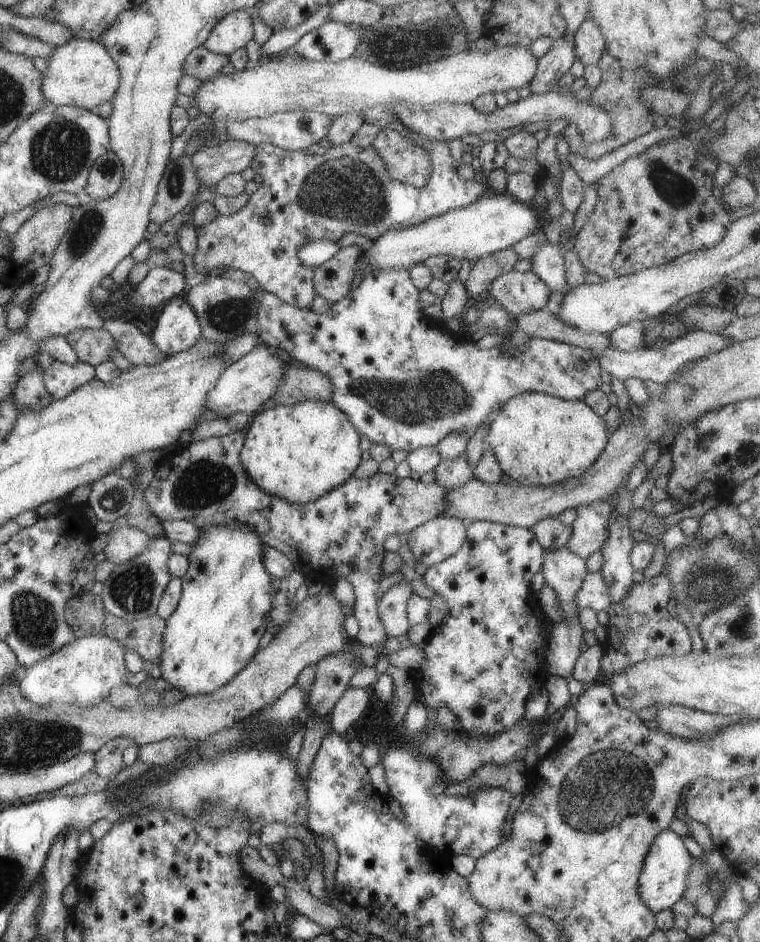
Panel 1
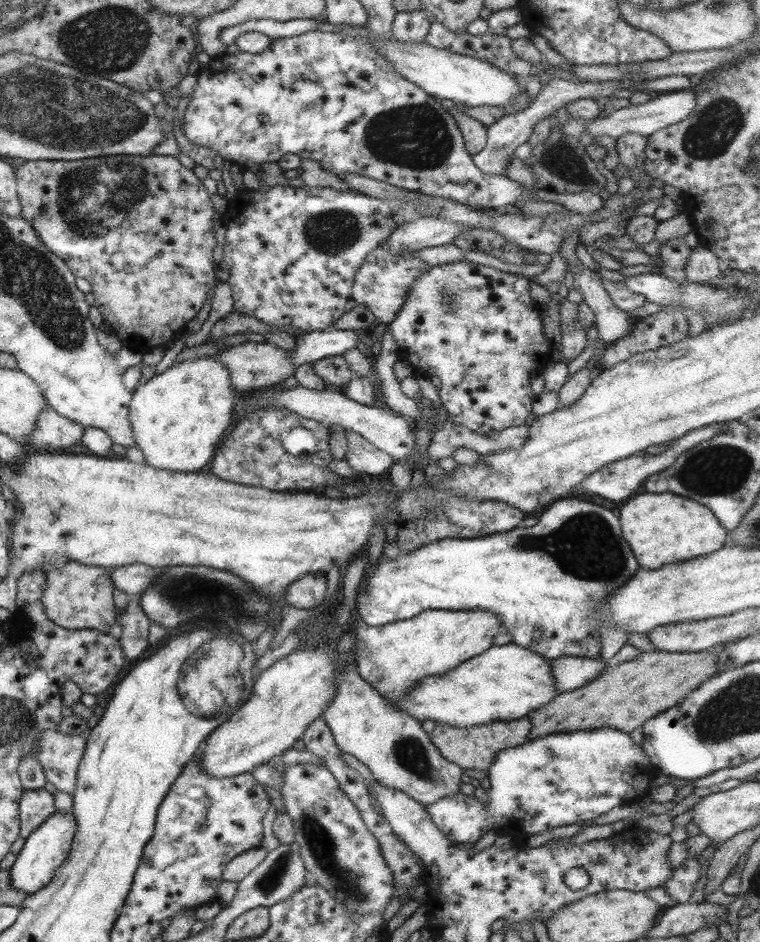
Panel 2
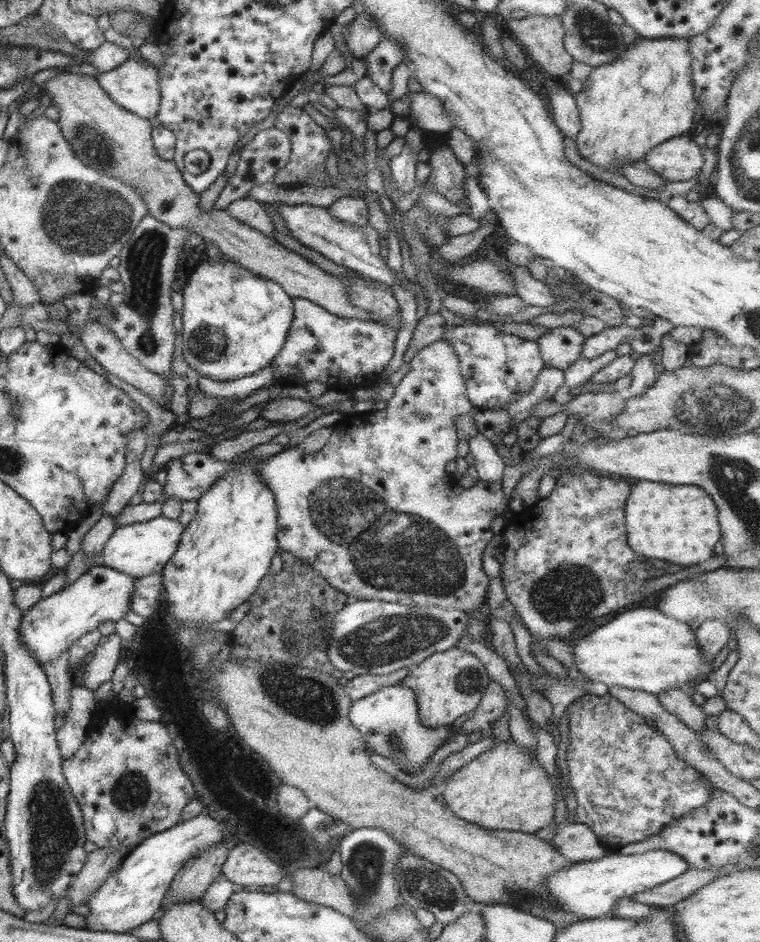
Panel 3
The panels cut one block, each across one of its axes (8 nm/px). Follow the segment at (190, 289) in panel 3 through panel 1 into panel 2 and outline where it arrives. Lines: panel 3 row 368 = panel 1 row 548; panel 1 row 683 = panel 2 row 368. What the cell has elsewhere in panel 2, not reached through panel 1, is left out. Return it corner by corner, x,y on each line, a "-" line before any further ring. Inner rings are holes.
213,357
173,362
162,373
153,375
145,383
136,386
127,406
127,418
132,428
133,443
141,450
146,464
157,470
197,473
211,460
216,445
219,445
233,423
238,400
235,399
235,391
229,381
229,371
225,369
225,365
221,365
221,361

